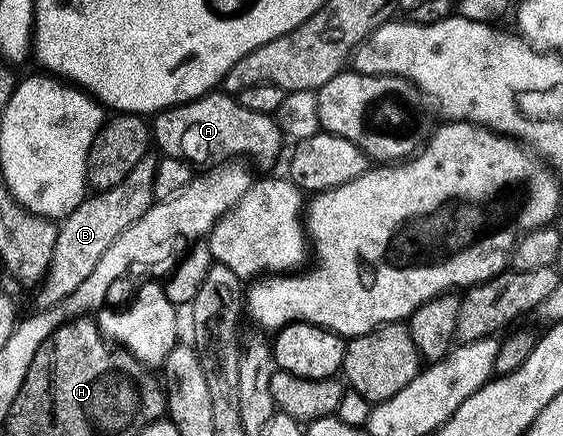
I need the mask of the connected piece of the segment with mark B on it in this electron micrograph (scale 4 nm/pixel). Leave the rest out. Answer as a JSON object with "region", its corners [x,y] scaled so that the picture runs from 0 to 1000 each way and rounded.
{"region":[[[275,353],[256,356],[252,369],[245,369],[245,378],[231,388],[224,415],[210,415],[210,424],[195,433],[158,445],[123,493],[105,505],[96,553],[96,589],[89,589],[89,617],[78,633],[76,649],[60,667],[66,706],[94,704],[124,681],[124,672],[131,672],[131,663],[139,663],[139,654],[146,654],[146,644],[160,635],[181,580],[188,580],[188,571],[202,562],[202,550],[224,534],[224,525],[231,525],[231,516],[238,516],[238,507],[245,507],[245,498],[252,498],[252,489],[270,475],[277,369]]]}

